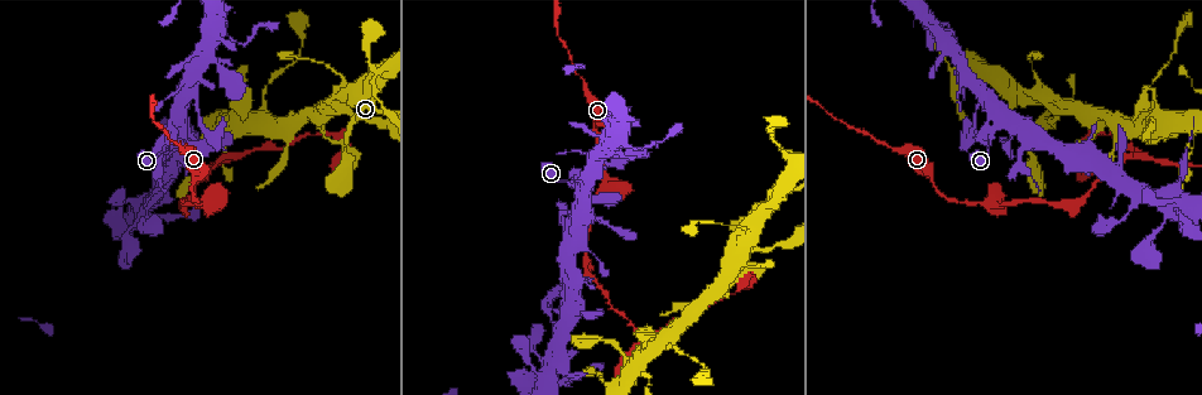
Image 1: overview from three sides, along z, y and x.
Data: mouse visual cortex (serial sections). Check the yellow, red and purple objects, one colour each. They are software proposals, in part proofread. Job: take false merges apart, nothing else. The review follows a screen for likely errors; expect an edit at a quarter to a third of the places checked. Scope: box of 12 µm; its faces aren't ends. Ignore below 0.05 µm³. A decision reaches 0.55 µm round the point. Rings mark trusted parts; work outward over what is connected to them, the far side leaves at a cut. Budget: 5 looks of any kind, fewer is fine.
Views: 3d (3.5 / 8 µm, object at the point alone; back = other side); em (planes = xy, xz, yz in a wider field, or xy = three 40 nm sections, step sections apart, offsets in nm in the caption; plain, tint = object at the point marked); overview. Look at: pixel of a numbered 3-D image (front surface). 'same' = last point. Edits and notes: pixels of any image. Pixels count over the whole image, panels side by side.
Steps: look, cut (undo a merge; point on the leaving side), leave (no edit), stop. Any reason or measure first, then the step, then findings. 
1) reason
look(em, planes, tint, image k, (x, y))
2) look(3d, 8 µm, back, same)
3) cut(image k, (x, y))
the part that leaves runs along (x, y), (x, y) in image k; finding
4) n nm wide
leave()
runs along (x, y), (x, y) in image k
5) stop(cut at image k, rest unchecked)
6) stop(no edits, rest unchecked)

a narrow waist
look(3d, 3.5 µm, image 1, (1017, 153))

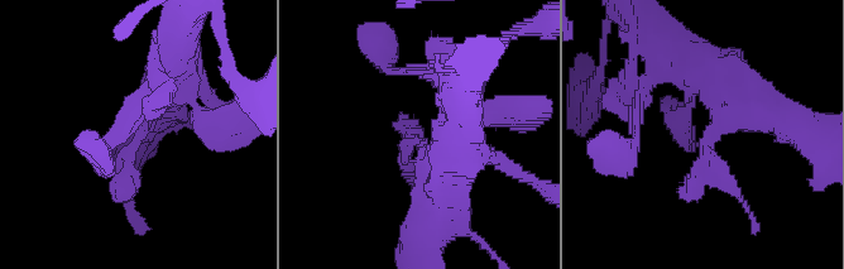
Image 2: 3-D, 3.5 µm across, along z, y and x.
look(em, xy, step 1, tint, image 2, (708, 147))

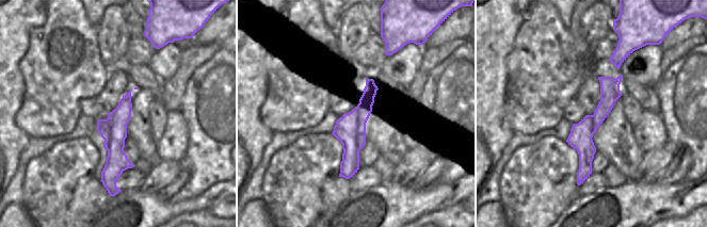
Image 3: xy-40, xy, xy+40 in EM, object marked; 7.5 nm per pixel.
leave()
runs along (729, 82), (739, 90), (687, 202) in image 2; continuous, no second cell

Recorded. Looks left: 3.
thin neck
look(3d, 3.5 µm, image 1, (1141, 152))

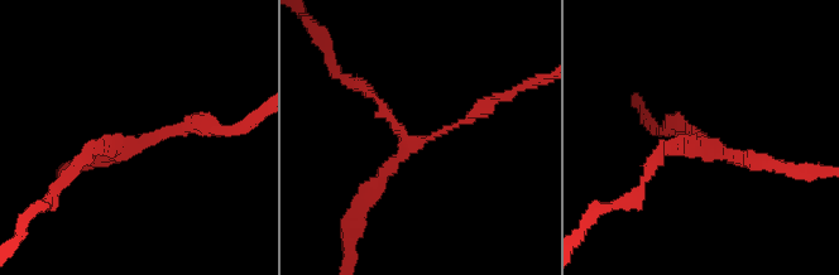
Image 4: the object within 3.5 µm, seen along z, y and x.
look(em, xy, step 5, tint, image 4, (120, 142))

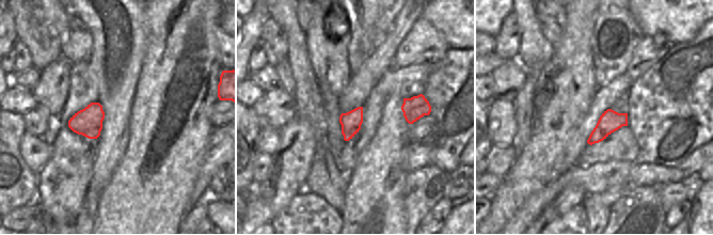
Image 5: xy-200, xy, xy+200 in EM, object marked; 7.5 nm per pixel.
leave()
runs along (67, 174), (90, 150), (195, 124) in image 4; all the same cell

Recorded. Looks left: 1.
stop(no edits, rest unchecked)

